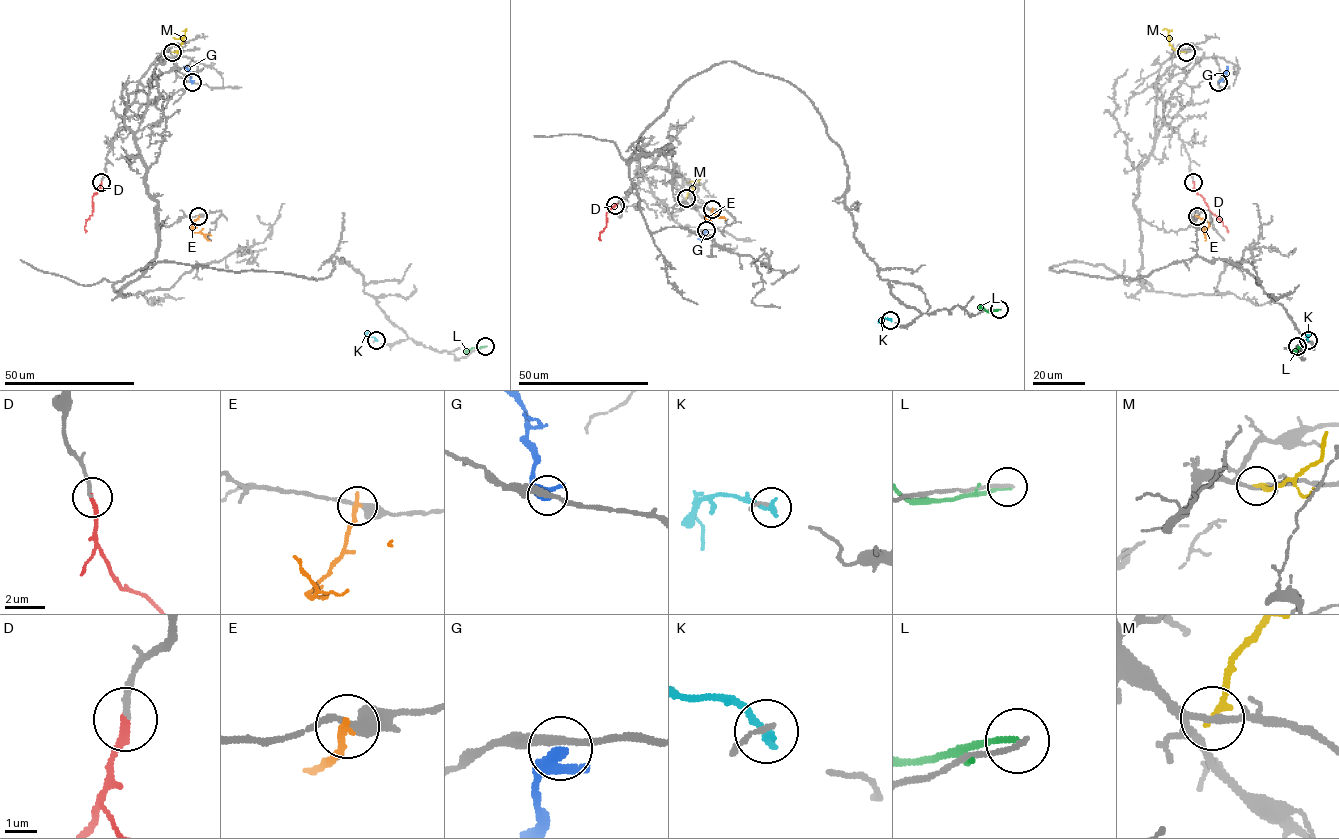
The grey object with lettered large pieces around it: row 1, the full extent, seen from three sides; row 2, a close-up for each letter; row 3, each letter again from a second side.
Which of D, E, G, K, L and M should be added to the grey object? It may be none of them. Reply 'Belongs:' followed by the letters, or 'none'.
Belongs: D

